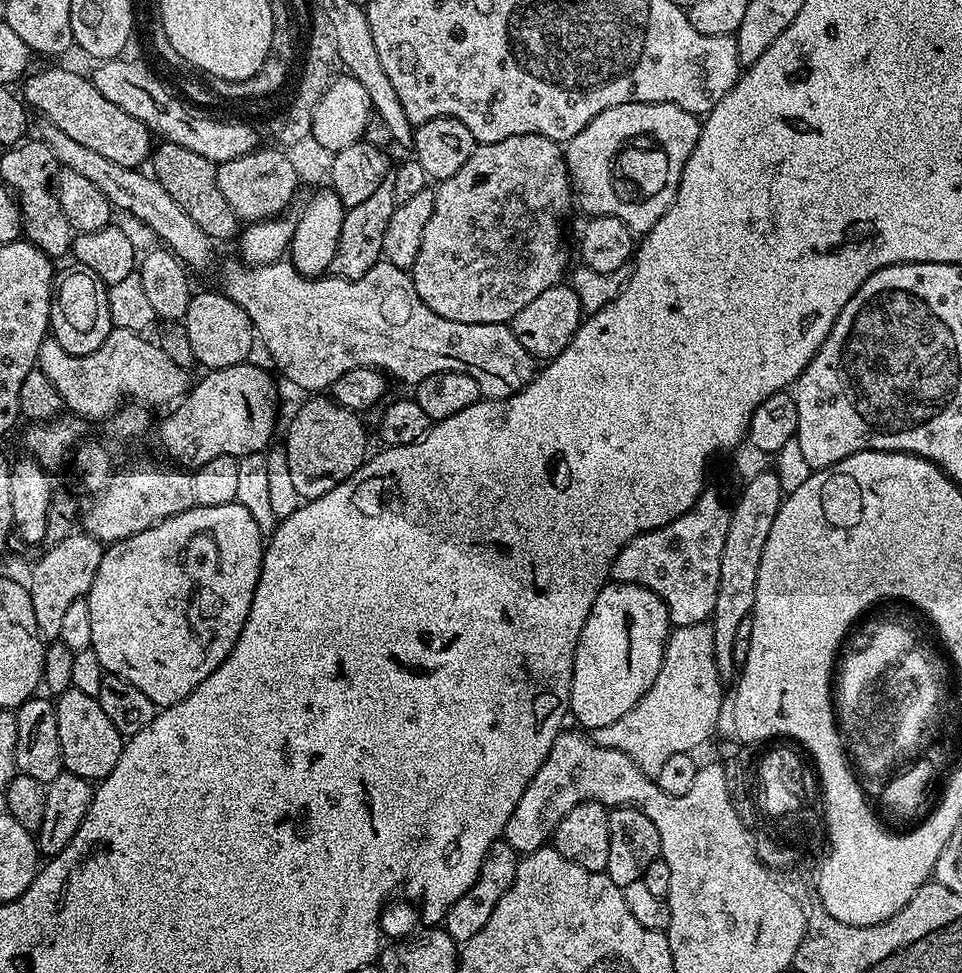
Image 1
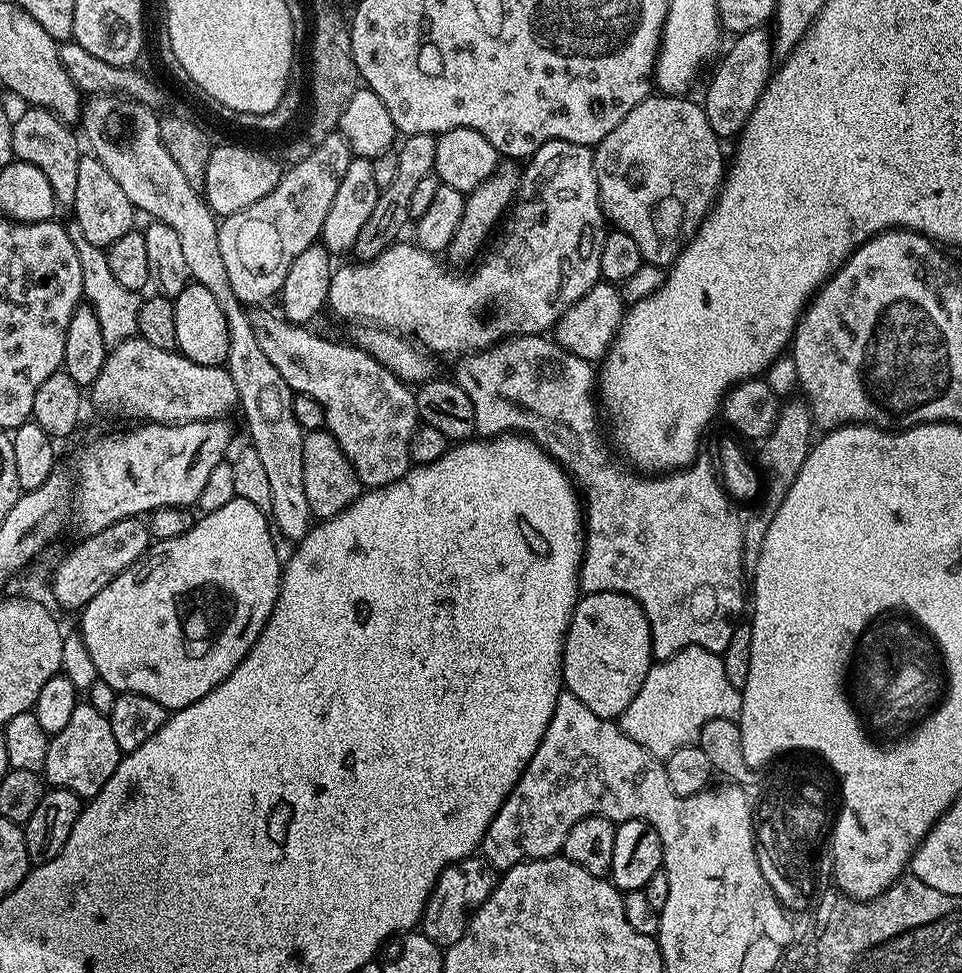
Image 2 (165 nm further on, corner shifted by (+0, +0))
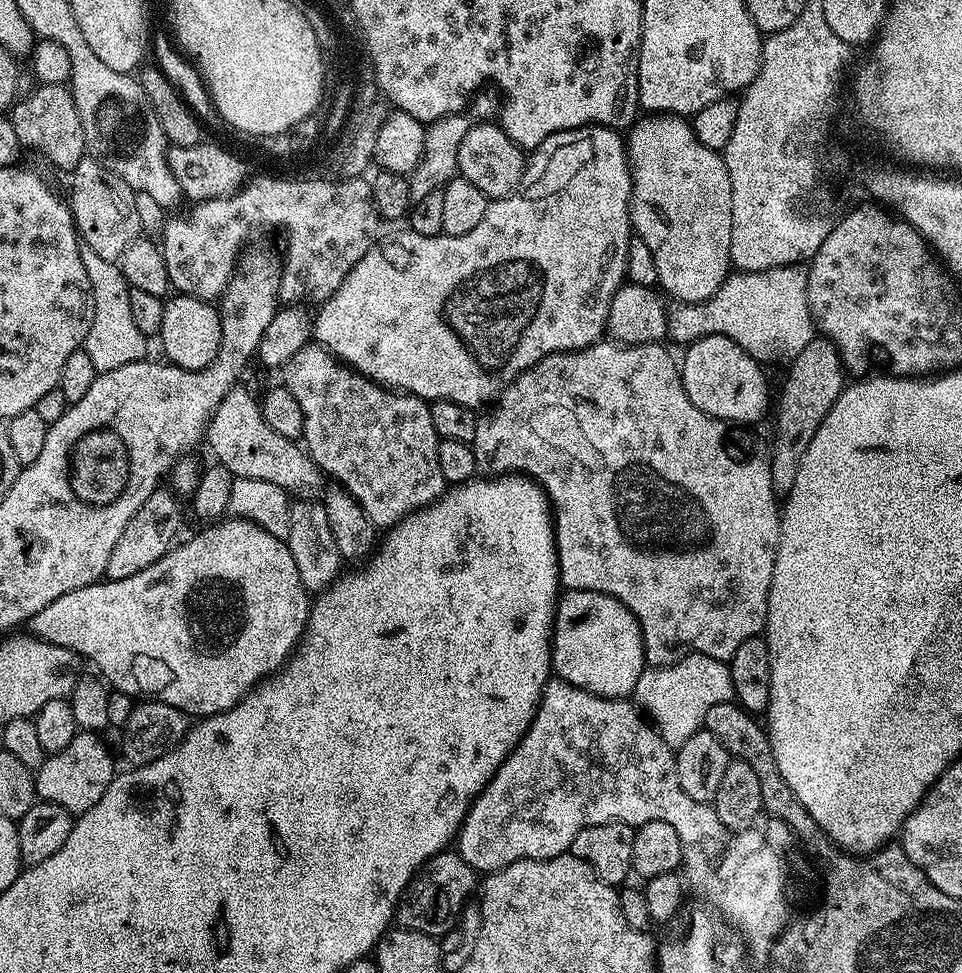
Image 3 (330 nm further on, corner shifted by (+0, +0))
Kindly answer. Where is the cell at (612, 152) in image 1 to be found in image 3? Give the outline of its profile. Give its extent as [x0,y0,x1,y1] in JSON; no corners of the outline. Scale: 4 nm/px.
[626,114,730,304]

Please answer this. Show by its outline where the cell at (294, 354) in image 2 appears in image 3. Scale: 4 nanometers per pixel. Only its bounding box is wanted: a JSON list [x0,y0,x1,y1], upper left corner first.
[282,342,446,530]

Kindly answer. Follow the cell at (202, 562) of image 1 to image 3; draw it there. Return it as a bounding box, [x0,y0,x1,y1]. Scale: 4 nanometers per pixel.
[30,518,310,718]

